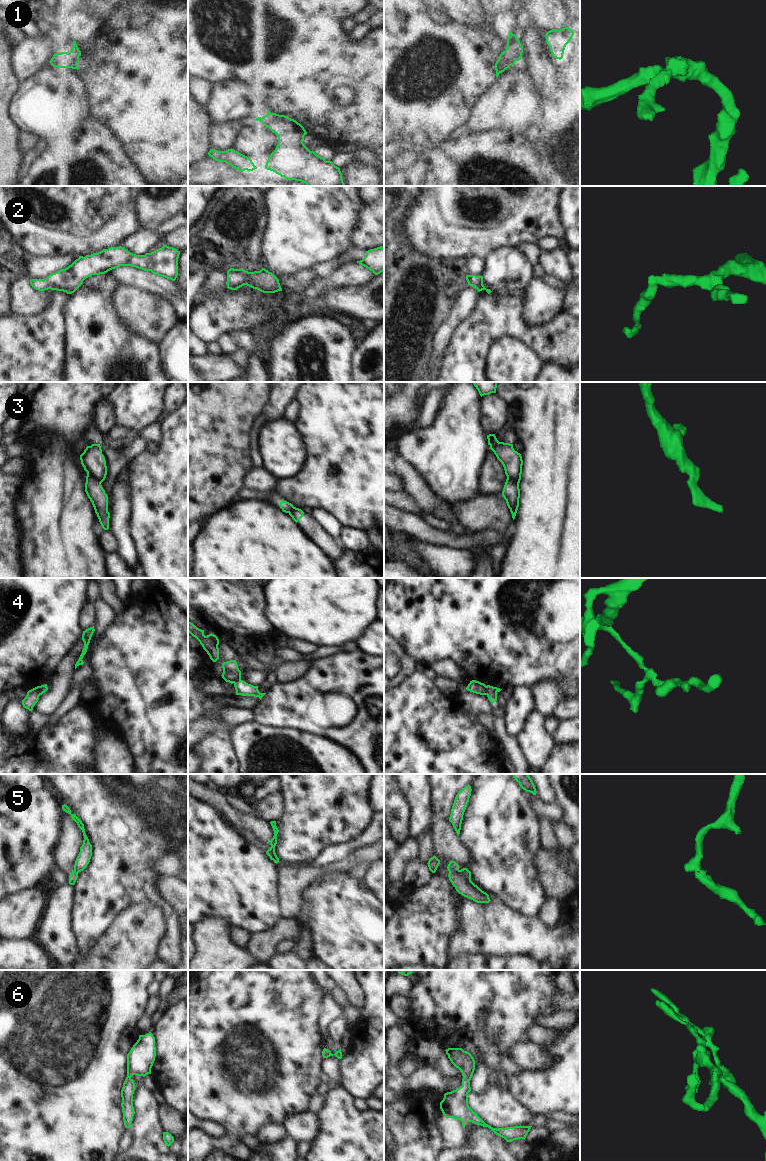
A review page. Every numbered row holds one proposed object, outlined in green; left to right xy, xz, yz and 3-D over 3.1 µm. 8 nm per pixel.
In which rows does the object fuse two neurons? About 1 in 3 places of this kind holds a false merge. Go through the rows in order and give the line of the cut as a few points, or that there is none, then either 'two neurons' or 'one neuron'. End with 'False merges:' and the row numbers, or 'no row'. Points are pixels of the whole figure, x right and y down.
1: no cut | one neuron
2: no cut | one neuron
3: xy (87, 473), (100, 483) | two neurons
4: yz (485, 686), (486, 694) | two neurons
5: yz (459, 870), (449, 872) | two neurons
6: no cut | one neuron
False merges: 3, 4, 5

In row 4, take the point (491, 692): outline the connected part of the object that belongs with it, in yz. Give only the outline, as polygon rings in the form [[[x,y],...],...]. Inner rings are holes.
[[[490,685],[486,686],[486,695],[491,703],[497,701],[497,693],[500,692],[501,690],[502,689]]]

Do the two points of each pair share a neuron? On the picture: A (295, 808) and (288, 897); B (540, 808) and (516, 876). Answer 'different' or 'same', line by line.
A: different
B: different

